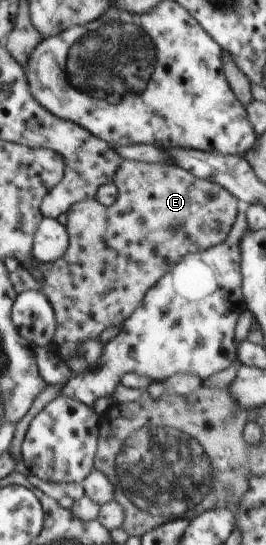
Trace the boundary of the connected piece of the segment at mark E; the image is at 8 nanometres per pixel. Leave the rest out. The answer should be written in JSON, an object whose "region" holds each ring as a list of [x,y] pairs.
{"region":[[[123,160],[115,172],[113,184],[118,190],[118,196],[111,206],[102,206],[96,199],[86,199],[67,210],[69,245],[61,258],[54,262],[40,262],[37,258],[31,258],[22,265],[37,280],[38,290],[49,300],[54,310],[56,332],[51,347],[63,361],[73,356],[79,342],[85,342],[87,338],[98,338],[103,330],[111,326],[122,326],[142,306],[145,294],[183,256],[225,242],[238,214],[239,201],[225,188],[209,180],[196,178],[187,170],[165,162],[152,164]]]}

